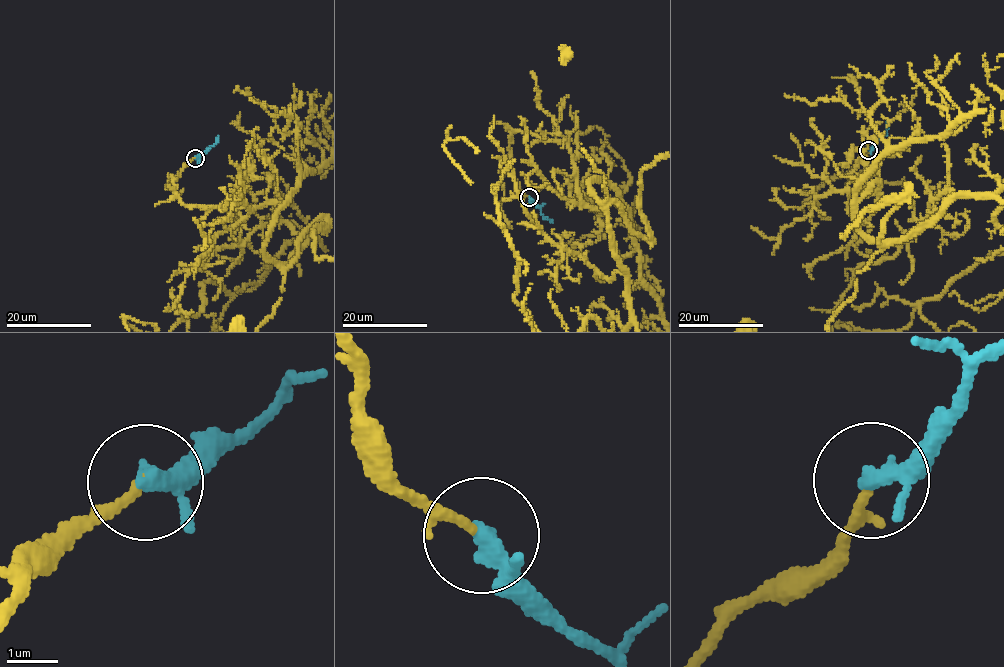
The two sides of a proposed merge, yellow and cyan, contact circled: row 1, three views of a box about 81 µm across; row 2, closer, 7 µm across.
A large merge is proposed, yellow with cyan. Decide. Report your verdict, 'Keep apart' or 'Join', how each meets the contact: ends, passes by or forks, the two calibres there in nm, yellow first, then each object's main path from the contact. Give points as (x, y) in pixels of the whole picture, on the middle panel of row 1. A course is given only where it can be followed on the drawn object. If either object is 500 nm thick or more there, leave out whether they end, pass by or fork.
Join. At the ring yellow ends. At the ring cyan passes by. Thickness 180 nm (yellow) against 280 nm. Course of yellow: (528, 198), (512, 172), (519, 131), (563, 141), (579, 197), (609, 203), (574, 134), (565, 50). Course of cyan: (528, 198), (544, 217), (553, 222)

